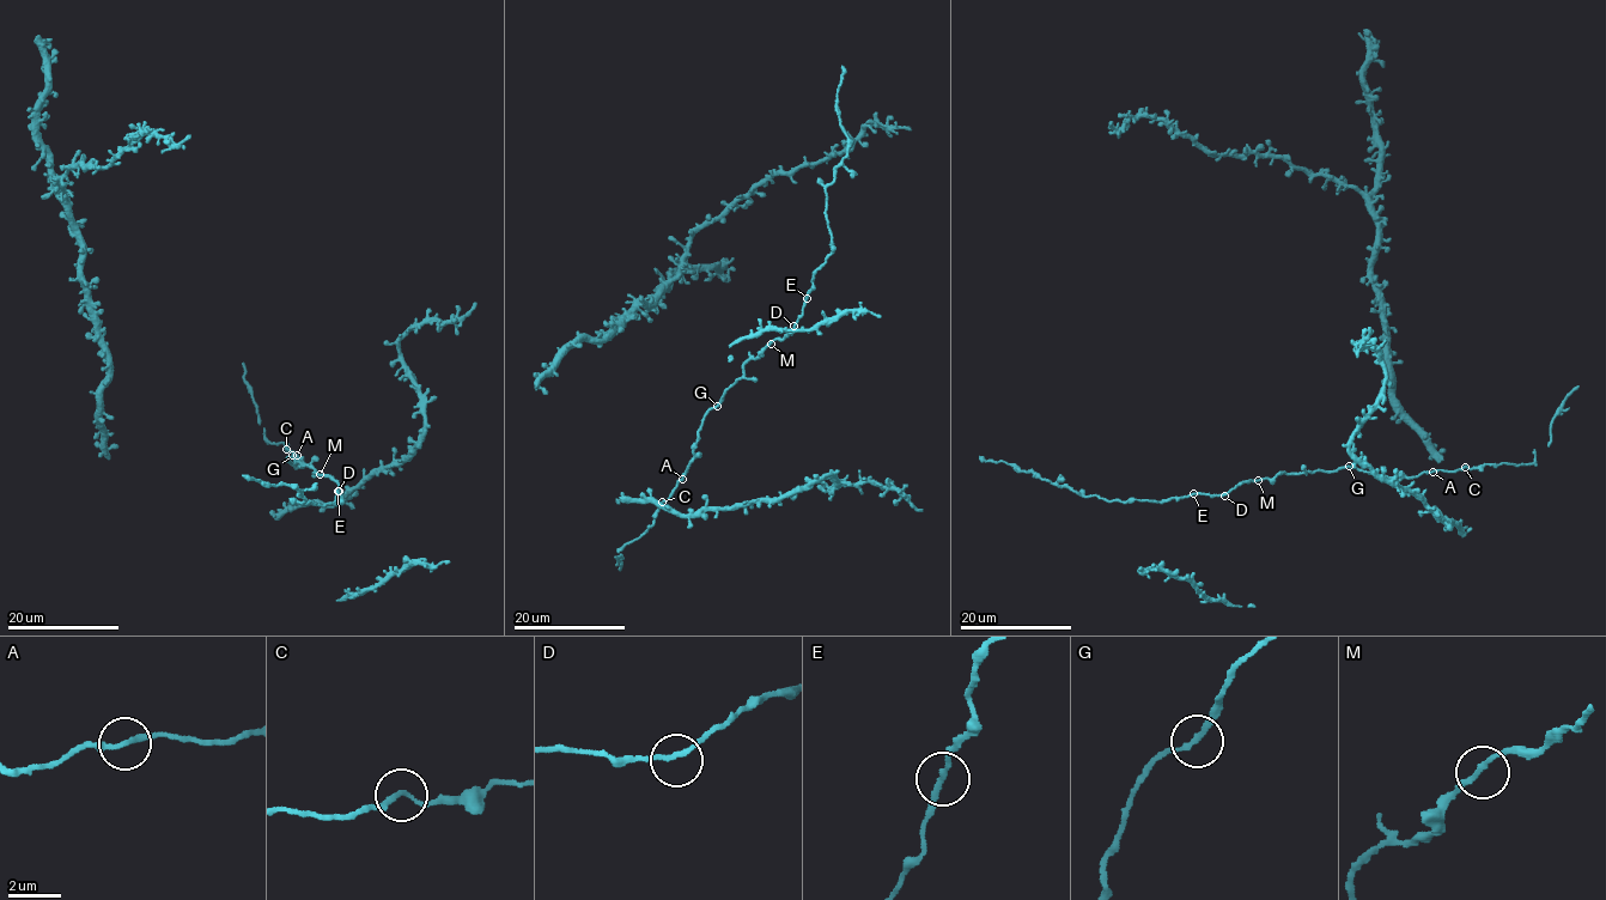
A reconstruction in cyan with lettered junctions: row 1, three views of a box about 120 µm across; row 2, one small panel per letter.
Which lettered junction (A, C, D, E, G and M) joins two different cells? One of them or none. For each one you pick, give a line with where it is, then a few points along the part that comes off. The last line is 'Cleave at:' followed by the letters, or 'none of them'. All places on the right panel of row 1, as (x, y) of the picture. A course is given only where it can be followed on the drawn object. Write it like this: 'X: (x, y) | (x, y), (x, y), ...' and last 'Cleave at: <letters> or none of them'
Cleave at: none of them

